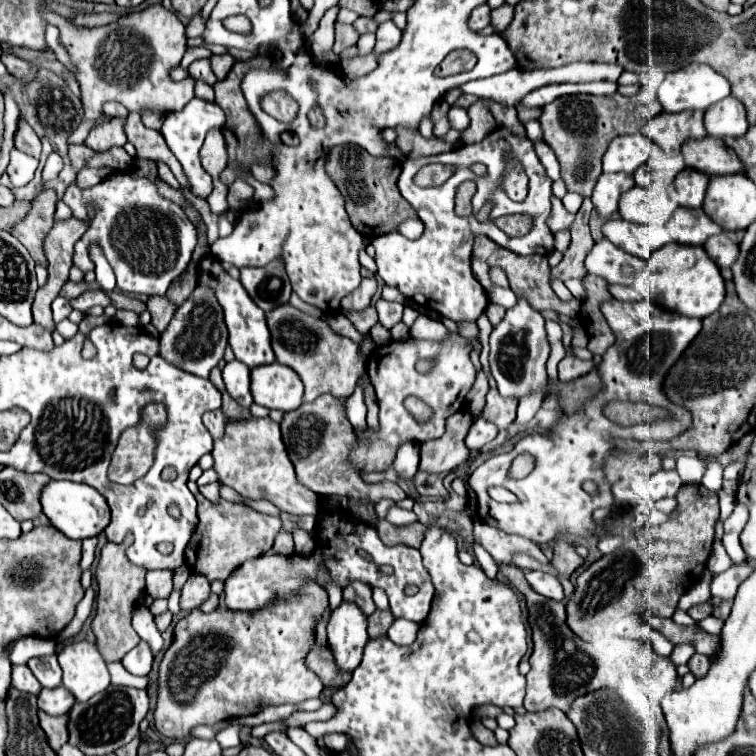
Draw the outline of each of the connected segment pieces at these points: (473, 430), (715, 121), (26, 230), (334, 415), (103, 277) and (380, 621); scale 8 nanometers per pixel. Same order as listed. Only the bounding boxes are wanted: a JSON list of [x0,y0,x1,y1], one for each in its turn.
[[466,418,498,450],[704,96,748,138],[10,188,58,266],[280,396,407,502],[92,248,116,290],[370,610,394,638]]

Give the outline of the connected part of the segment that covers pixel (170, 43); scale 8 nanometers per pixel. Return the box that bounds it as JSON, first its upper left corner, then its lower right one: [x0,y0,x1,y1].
[40,4,194,120]

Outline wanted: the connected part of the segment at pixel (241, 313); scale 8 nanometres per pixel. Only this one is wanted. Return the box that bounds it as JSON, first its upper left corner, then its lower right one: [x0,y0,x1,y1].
[198,258,274,368]

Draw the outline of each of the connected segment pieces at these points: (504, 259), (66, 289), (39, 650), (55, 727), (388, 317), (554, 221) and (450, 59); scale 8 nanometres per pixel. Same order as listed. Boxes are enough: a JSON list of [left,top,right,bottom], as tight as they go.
[[474,236,580,318],[60,282,100,300],[10,638,56,664],[38,712,68,752],[376,300,404,328],[548,196,574,232],[435,49,476,77]]

